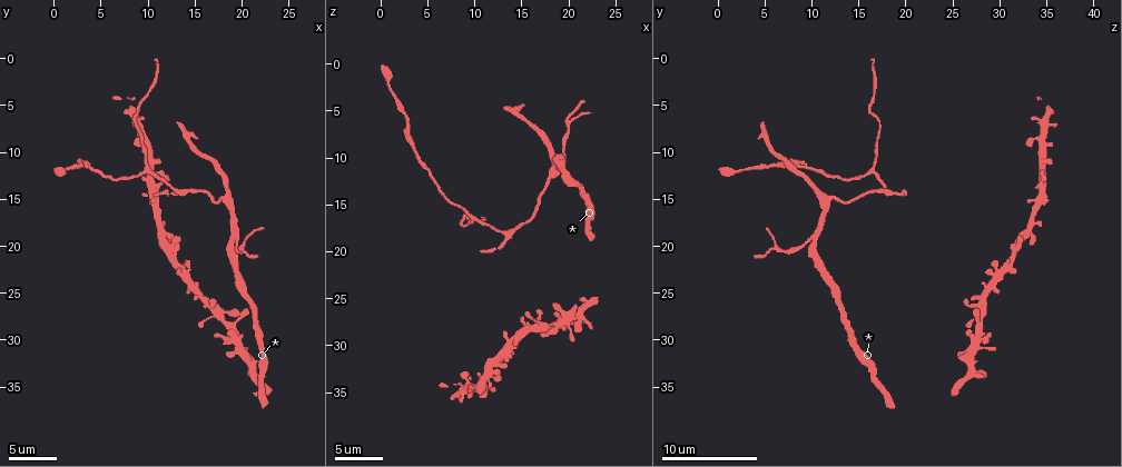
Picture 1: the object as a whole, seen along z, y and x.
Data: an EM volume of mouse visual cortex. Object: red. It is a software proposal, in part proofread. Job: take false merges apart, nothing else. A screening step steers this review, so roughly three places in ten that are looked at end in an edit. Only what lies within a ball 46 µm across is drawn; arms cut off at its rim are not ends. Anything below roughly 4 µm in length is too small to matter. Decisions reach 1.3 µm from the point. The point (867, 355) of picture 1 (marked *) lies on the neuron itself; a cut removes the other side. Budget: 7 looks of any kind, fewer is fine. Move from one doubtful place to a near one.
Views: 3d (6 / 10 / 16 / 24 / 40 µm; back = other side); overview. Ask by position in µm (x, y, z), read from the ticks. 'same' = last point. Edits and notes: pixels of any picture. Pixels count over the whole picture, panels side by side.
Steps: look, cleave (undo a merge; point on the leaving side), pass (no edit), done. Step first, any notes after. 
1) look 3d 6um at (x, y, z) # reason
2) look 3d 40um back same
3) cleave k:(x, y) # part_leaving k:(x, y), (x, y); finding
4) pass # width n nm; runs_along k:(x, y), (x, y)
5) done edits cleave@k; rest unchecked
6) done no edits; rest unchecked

look 3d 10um at (9.8, 11.6, 16.6) # three-way junction

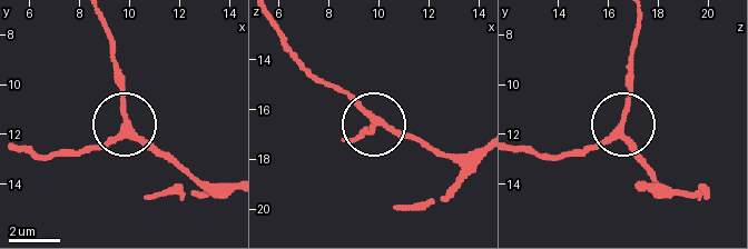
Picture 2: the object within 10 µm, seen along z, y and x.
pass # runs_along 2:(641, 189), (656, 180), (623, 126), (630, 63); all the same neuron

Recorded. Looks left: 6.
look 3d 10um at (18.4, 14.6, 11.4) # three arms meet

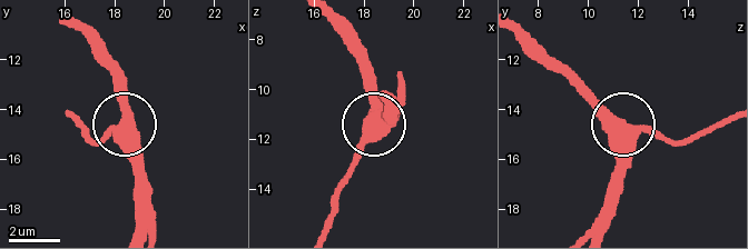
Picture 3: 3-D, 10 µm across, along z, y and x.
look 3d 10um back at (18.5, 14.6, 11.2)

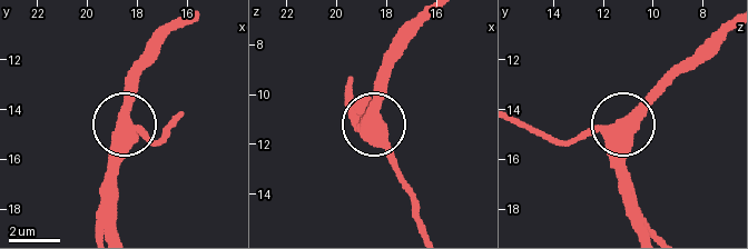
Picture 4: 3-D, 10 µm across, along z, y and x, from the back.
pass # side_arm 12 um; runs_along 4:(116, 229), (116, 140), (129, 71); continuous, no second neuron

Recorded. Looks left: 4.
look 3d 10um at (19.6, 19.4, 9.8) # small branch off a trunk

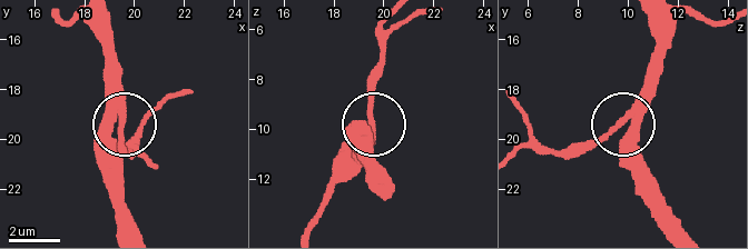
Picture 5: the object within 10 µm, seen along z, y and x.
pass # arms 3; one neuron here

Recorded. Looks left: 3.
done no edits; rest unchecked

